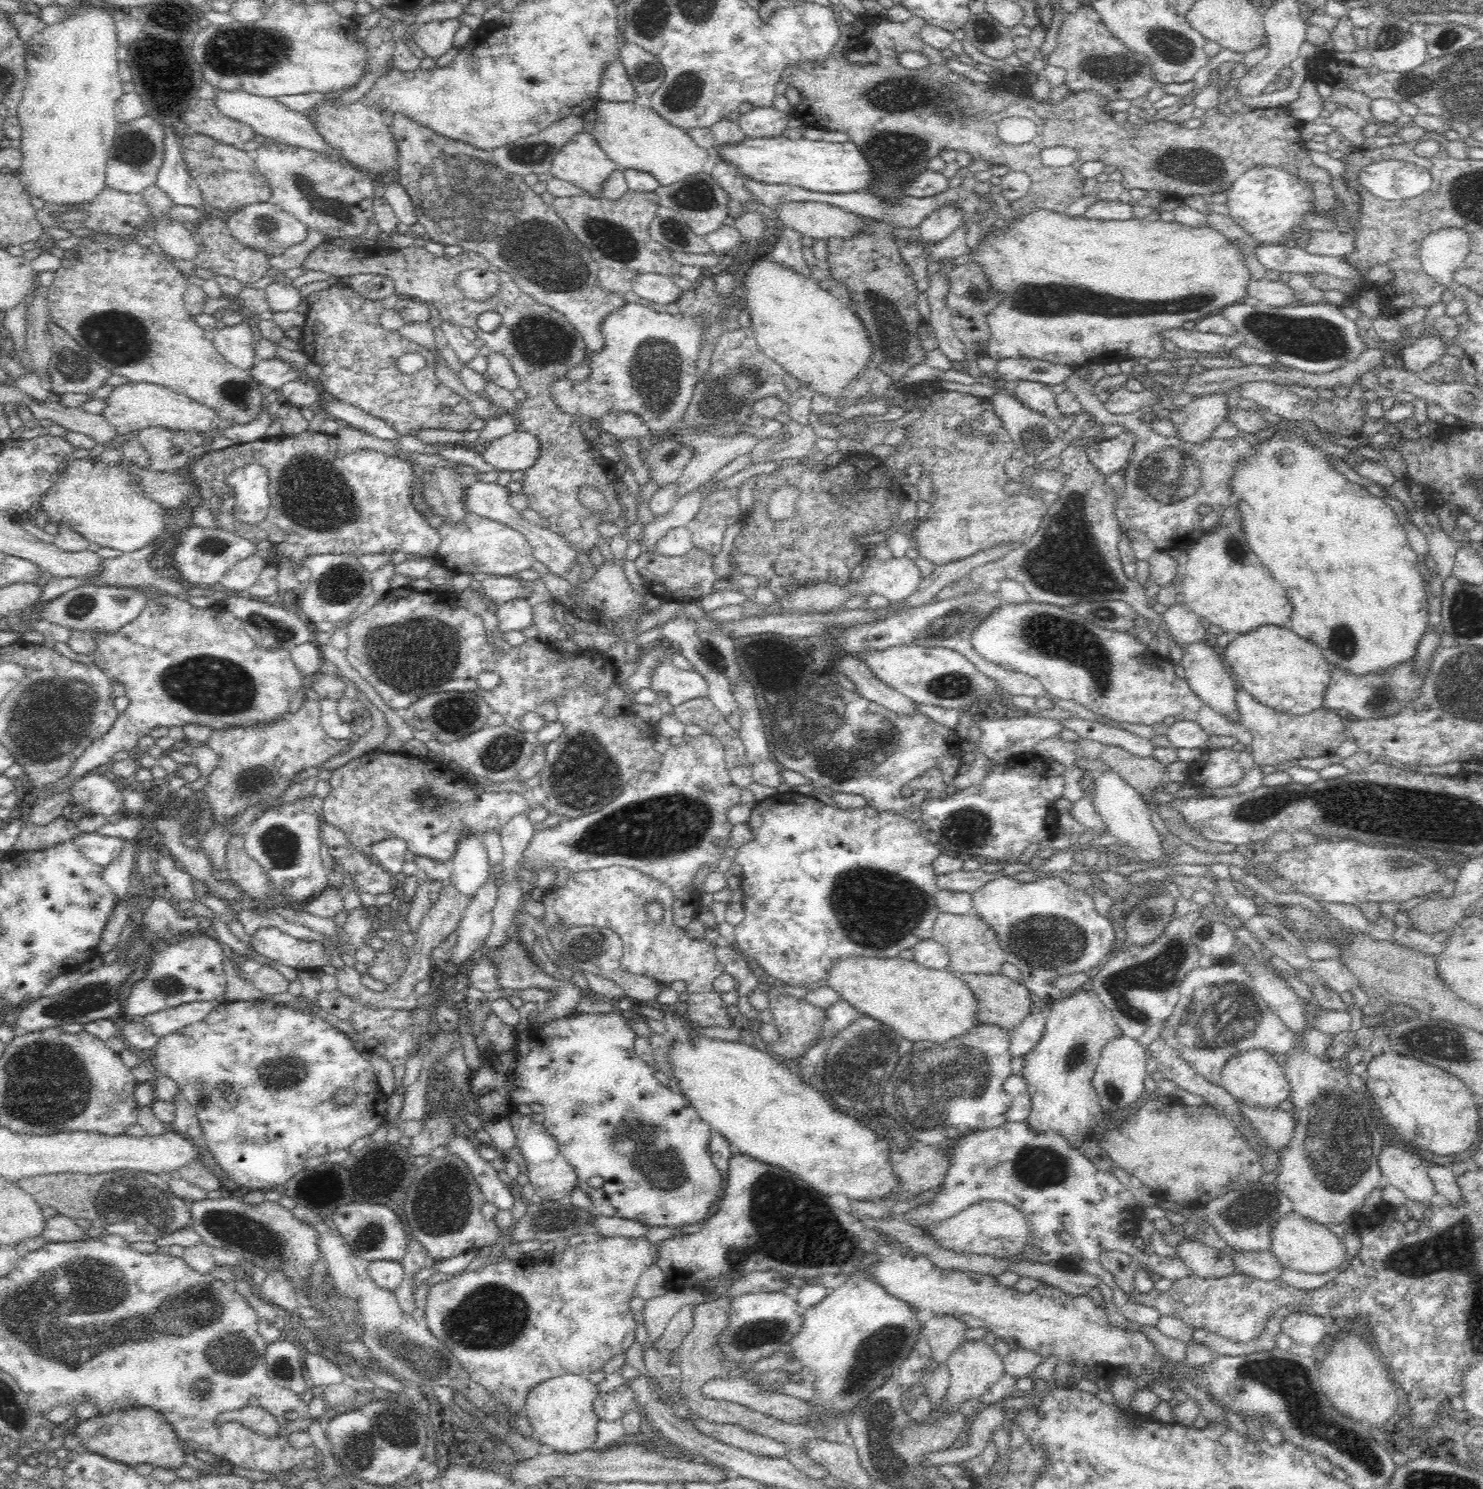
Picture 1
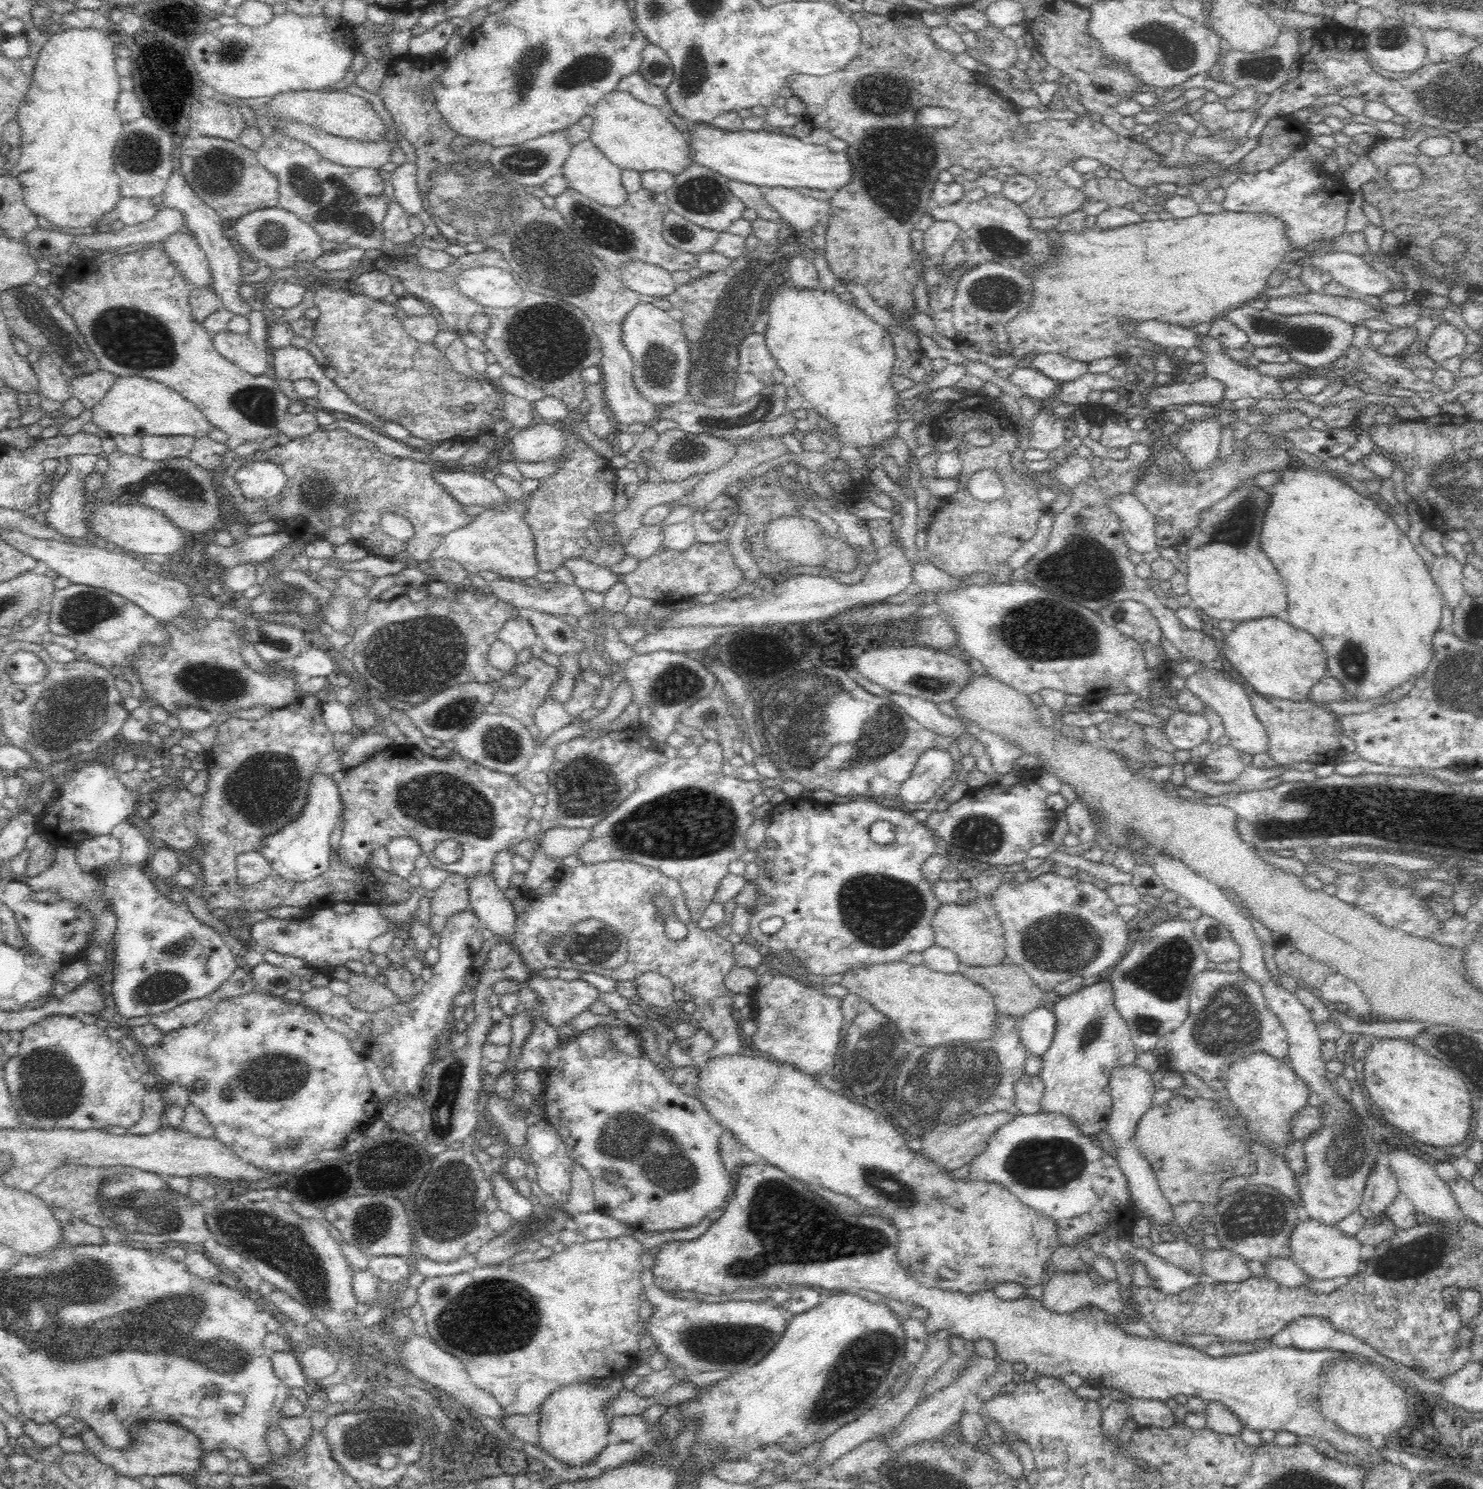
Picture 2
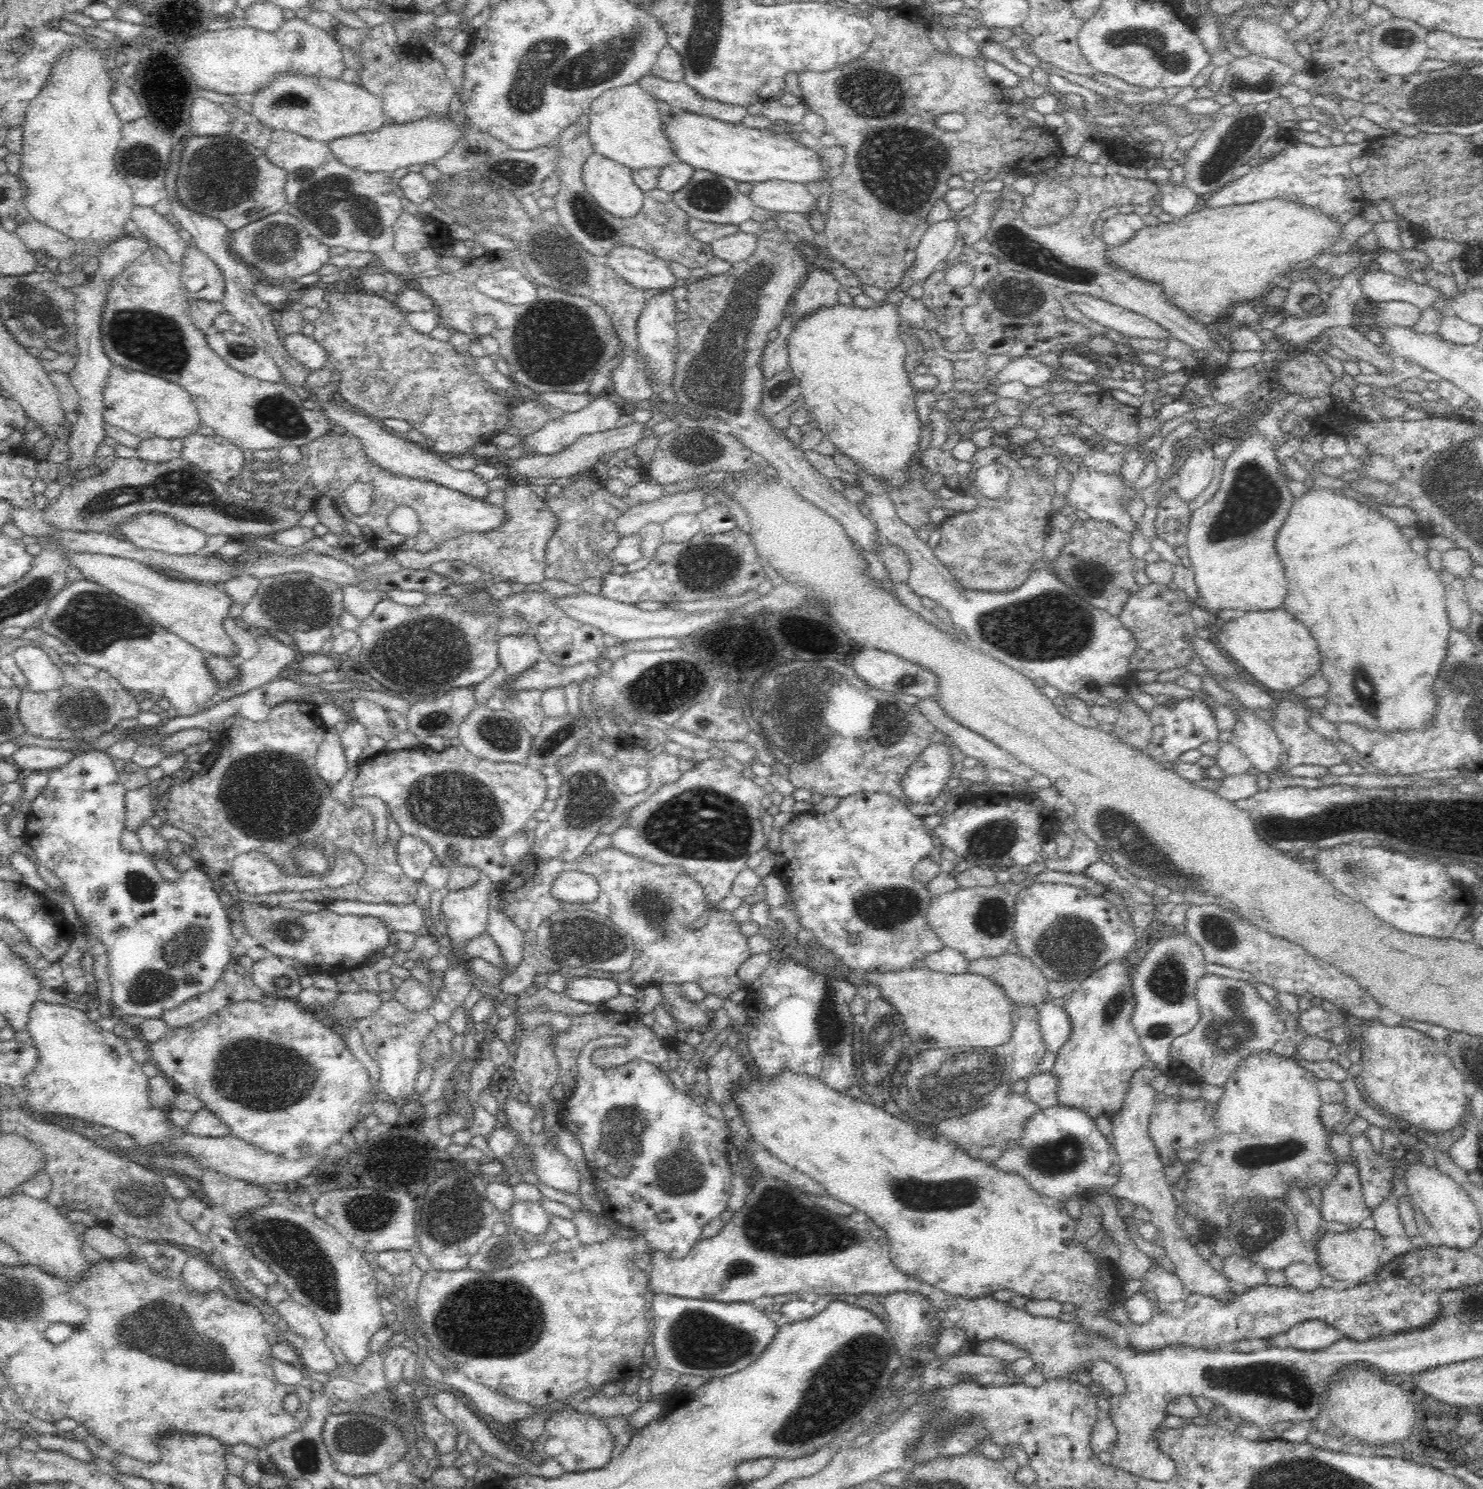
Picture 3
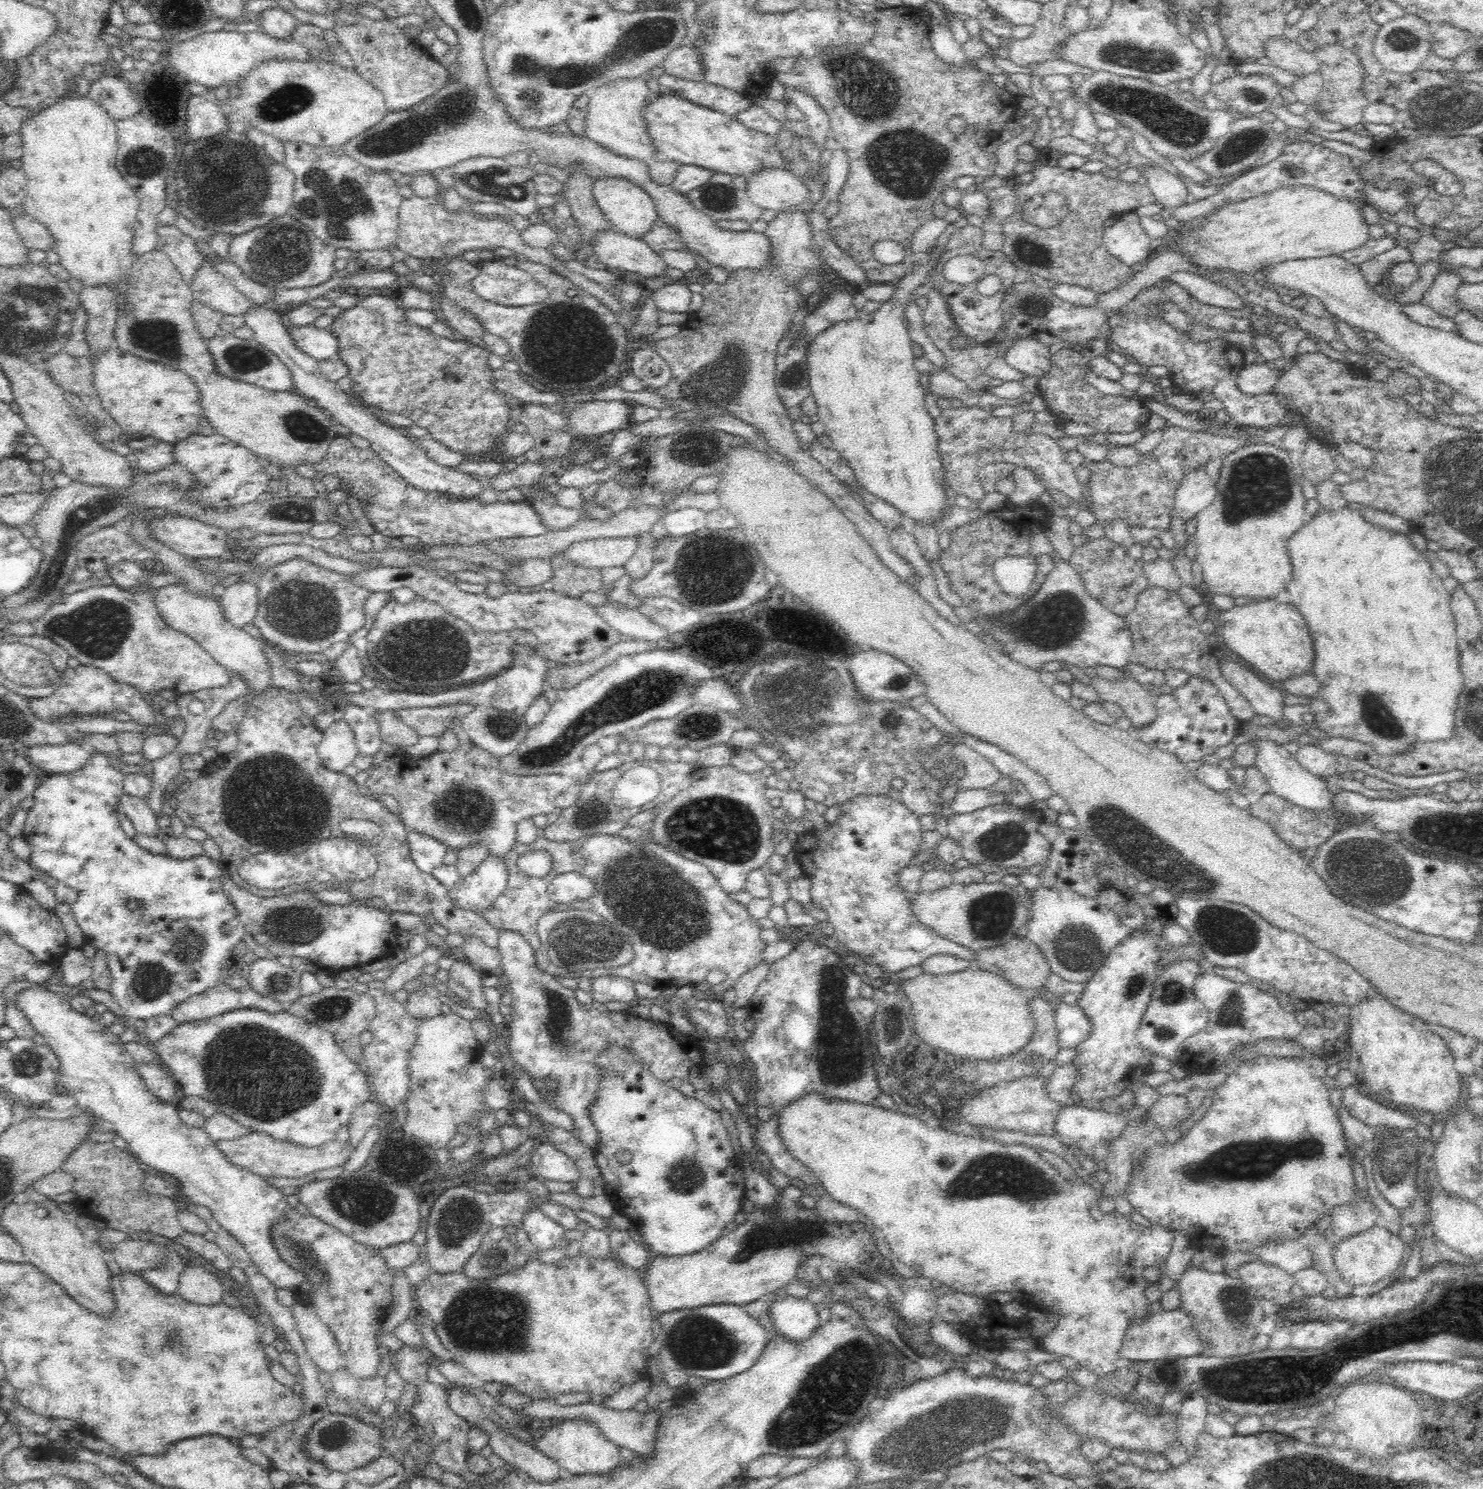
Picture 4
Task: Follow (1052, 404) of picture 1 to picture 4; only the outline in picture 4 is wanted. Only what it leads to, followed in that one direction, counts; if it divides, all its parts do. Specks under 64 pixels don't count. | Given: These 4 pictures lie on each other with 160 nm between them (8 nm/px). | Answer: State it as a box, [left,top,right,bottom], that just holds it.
[1005,336,1051,378]

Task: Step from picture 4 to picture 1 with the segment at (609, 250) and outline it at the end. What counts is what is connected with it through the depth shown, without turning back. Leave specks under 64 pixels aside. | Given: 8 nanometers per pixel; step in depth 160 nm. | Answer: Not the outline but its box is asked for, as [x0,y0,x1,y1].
[632,273,682,304]

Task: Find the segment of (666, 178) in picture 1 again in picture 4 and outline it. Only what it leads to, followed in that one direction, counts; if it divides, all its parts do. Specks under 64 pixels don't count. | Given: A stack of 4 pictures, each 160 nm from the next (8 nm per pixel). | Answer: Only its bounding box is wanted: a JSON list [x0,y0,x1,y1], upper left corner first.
[584,76,655,161]

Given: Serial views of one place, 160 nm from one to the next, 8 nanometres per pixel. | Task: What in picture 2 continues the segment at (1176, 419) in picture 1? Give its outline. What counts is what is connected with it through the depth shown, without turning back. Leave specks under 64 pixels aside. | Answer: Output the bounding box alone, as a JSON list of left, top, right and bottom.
[1178,418,1222,472]

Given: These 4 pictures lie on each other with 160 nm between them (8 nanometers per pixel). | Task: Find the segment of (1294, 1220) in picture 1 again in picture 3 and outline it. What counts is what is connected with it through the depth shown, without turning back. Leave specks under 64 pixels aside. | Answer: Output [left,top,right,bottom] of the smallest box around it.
[1317,1229,1388,1291]

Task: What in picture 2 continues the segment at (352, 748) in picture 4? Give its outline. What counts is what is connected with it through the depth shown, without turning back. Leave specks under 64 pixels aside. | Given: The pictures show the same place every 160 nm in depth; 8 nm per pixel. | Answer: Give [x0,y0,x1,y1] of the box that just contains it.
[260,773,341,882]

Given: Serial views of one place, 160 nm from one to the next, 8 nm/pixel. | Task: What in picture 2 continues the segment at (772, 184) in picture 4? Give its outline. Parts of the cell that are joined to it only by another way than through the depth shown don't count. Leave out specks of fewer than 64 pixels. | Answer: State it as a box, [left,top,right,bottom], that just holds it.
[762,186,831,235]

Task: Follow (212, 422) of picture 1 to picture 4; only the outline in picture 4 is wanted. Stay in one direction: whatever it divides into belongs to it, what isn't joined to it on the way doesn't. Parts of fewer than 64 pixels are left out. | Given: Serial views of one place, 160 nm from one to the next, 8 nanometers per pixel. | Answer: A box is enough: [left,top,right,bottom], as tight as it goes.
[93,344,203,443]

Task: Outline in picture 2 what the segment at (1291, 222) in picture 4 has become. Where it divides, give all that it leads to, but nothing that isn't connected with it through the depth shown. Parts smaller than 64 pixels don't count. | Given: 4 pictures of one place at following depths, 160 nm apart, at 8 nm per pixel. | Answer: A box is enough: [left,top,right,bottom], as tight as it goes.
[1007,211,1300,373]

